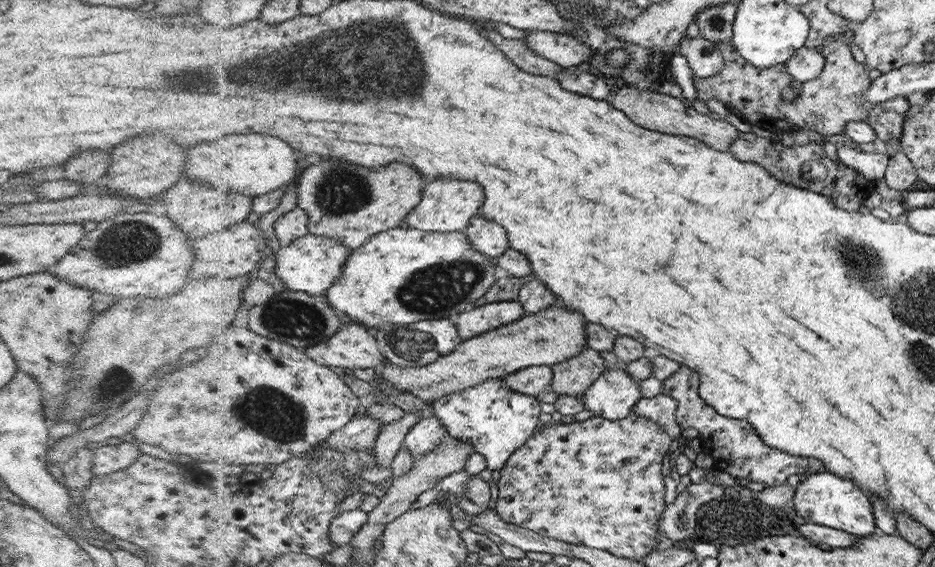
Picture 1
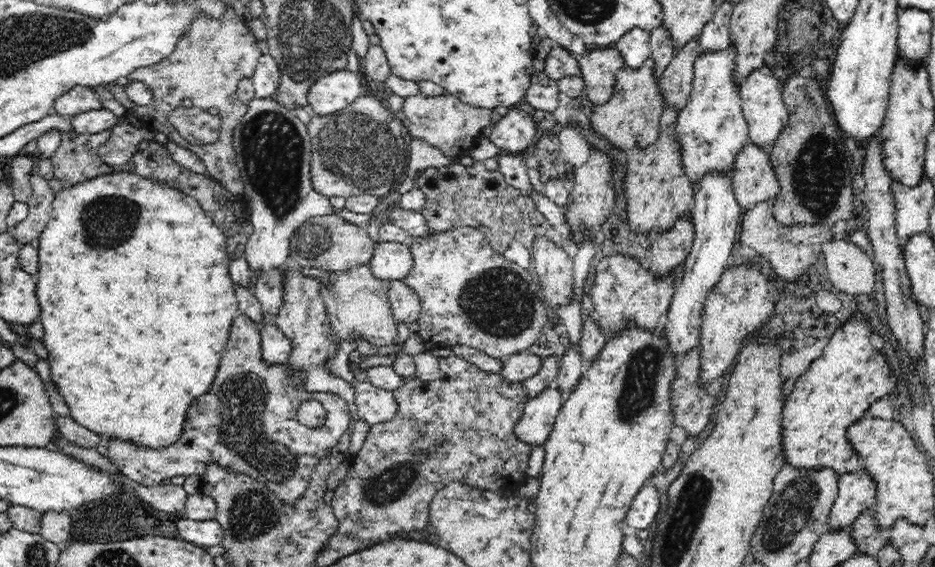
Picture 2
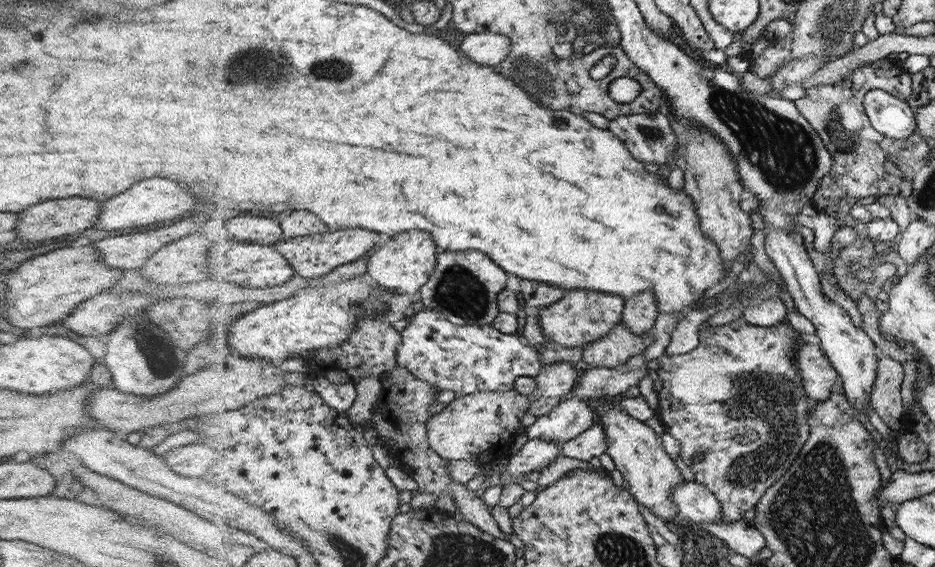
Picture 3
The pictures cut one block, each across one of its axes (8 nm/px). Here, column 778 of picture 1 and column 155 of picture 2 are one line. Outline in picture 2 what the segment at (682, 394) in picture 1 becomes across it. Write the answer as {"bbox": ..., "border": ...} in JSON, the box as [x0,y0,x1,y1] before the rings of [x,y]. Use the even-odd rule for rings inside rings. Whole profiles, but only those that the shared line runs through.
{"bbox":[106,313,350,507],"border":[[[240,313],[234,319],[230,329],[230,340],[222,354],[218,376],[210,394],[199,396],[187,409],[182,424],[182,433],[178,440],[166,448],[152,449],[148,445],[137,444],[122,437],[110,437],[106,440],[107,456],[114,463],[117,472],[127,481],[143,485],[160,484],[164,478],[173,476],[204,475],[208,464],[217,464],[231,468],[233,474],[246,474],[249,478],[268,487],[274,492],[283,505],[292,507],[305,494],[309,487],[309,478],[321,460],[334,447],[340,438],[348,433],[350,414],[344,399],[334,393],[306,392],[303,388],[303,376],[299,370],[293,370],[288,362],[279,365],[268,365],[261,351],[261,327],[250,317]],[[307,400],[318,400],[326,409],[325,424],[319,427],[308,427],[297,419],[298,407]]]}

